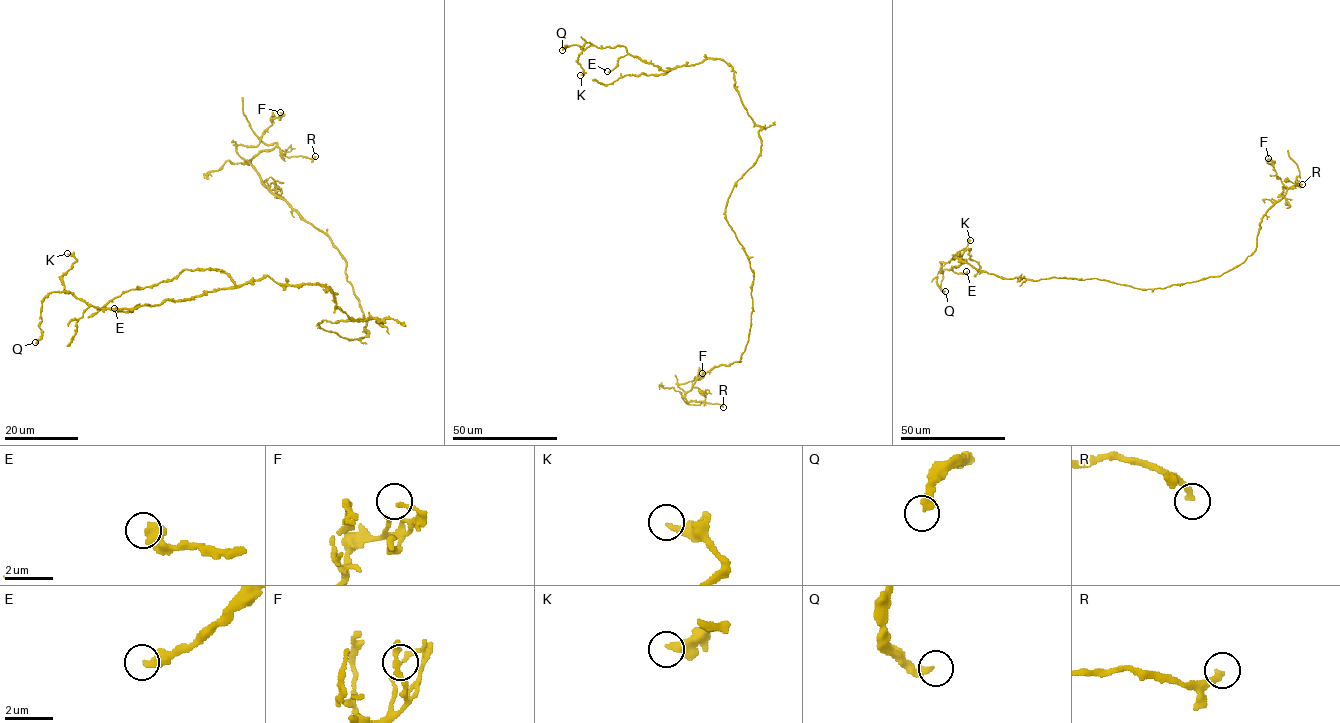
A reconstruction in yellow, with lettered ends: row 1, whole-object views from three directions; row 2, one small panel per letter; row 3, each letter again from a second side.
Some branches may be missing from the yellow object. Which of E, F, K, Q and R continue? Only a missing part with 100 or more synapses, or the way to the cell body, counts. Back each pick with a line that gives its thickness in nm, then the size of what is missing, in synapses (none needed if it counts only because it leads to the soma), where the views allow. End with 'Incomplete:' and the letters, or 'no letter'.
Incomplete: no letter

